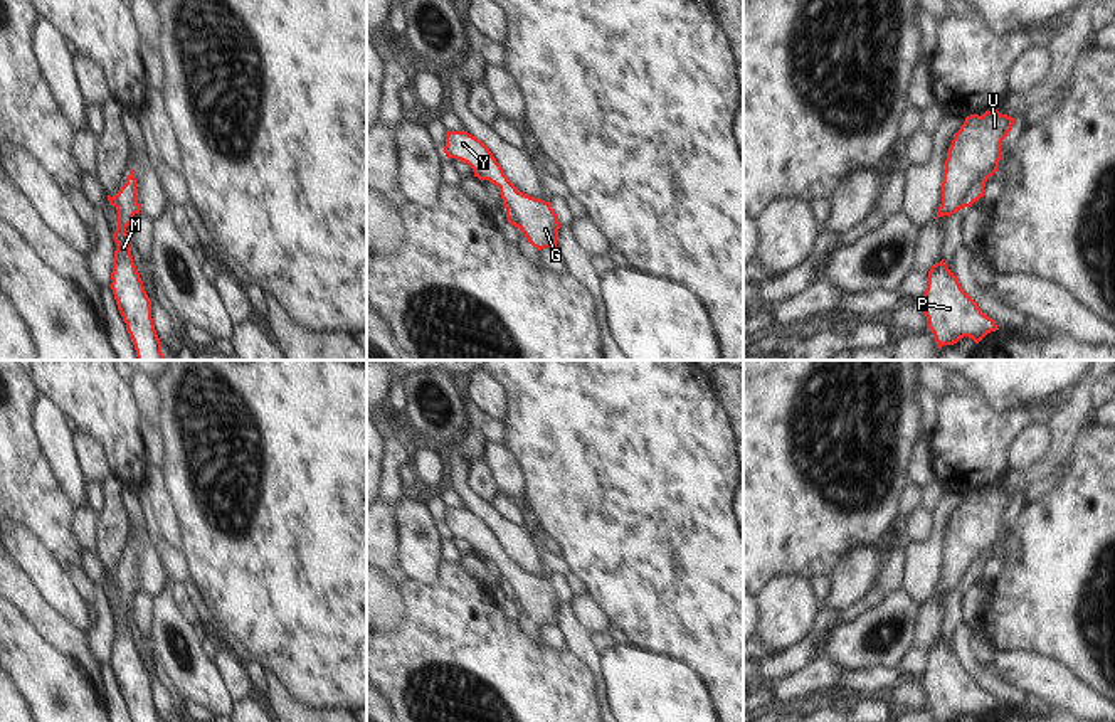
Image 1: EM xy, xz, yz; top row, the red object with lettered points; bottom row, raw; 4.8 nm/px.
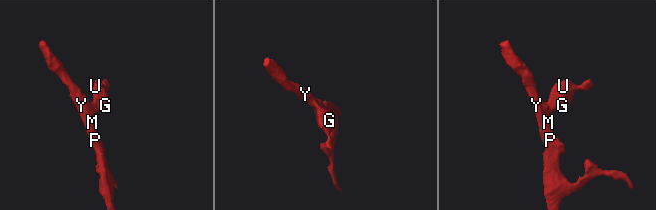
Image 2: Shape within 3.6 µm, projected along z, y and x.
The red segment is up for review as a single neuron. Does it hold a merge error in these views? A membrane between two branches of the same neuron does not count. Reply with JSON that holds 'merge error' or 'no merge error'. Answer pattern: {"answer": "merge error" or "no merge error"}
{"answer": "no merge error"}

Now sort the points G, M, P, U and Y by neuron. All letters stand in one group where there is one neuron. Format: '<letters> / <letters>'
G M P U Y

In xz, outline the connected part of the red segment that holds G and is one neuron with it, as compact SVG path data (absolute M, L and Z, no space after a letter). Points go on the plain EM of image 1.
M464 507L447 508L444 530L468 540L474 554L499 565L508 599L518 604L533 624L557 624L560 599L550 579L518 569L481 517Z

